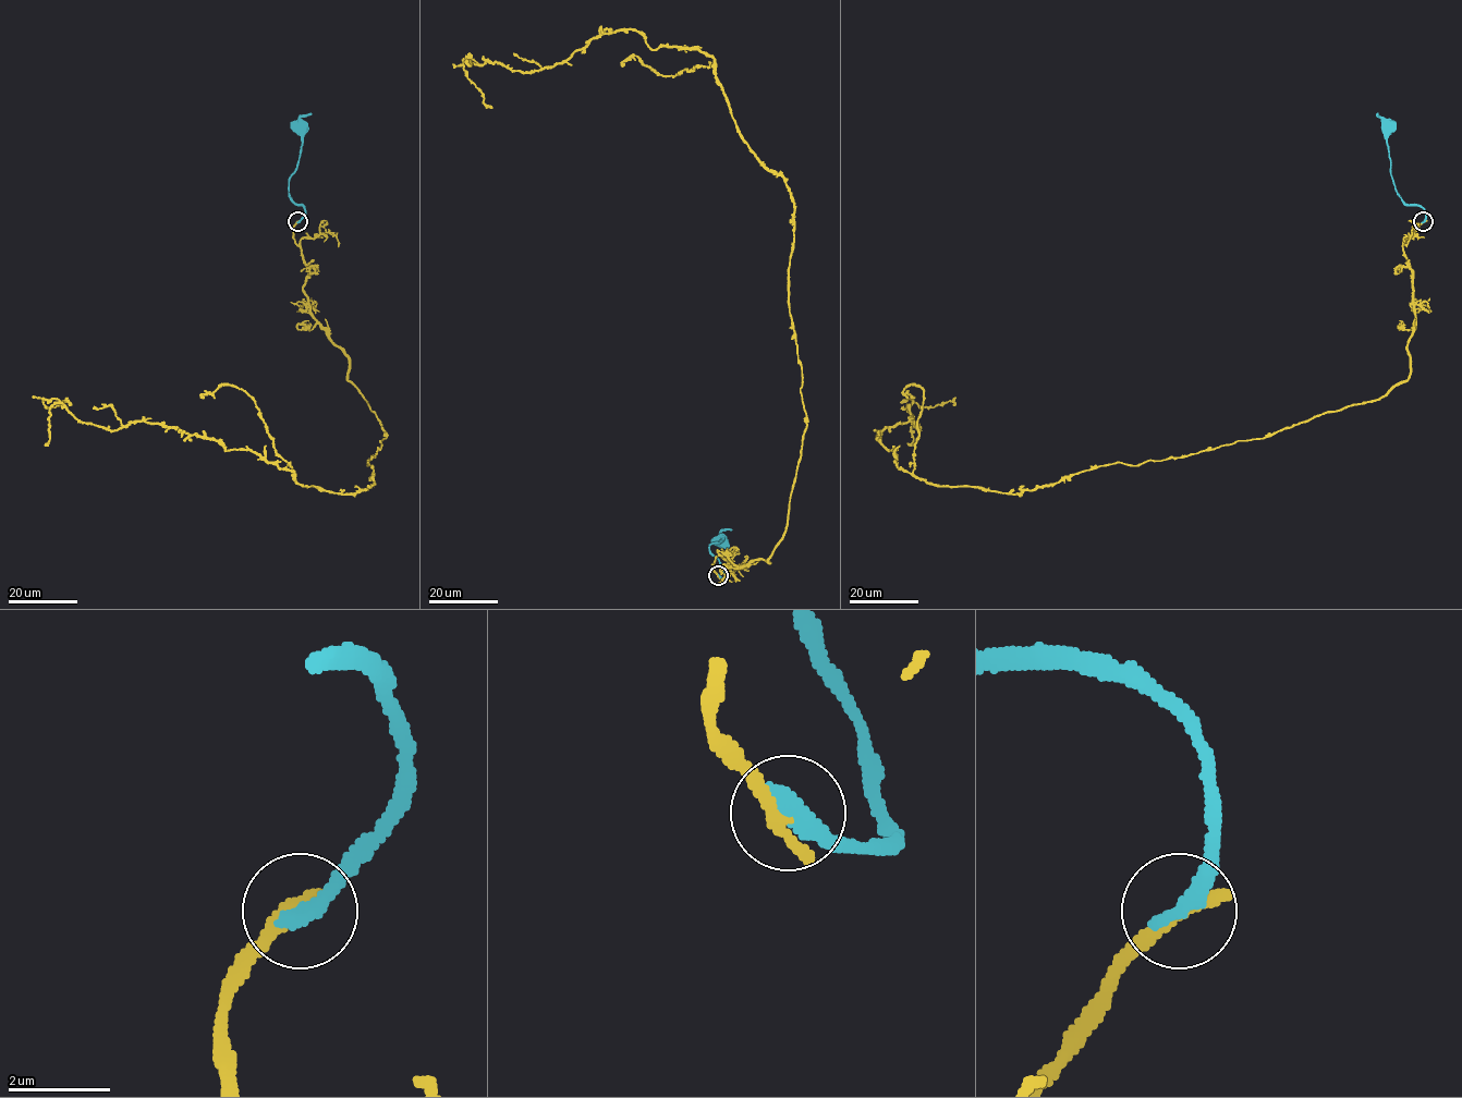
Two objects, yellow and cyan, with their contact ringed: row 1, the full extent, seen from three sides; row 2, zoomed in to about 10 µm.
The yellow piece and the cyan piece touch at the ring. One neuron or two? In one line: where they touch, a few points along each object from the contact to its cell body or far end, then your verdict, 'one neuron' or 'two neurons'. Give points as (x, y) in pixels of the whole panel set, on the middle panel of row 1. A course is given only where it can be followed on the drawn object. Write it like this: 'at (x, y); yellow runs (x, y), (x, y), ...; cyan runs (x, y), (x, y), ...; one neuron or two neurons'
at (718, 575); yellow runs (718, 575), (769, 562), (806, 428), (790, 188), (714, 59), (635, 29), (536, 71), (467, 59), (491, 108); cyan runs (719, 575), (726, 576), (709, 547), (722, 539), (718, 540); two neurons

